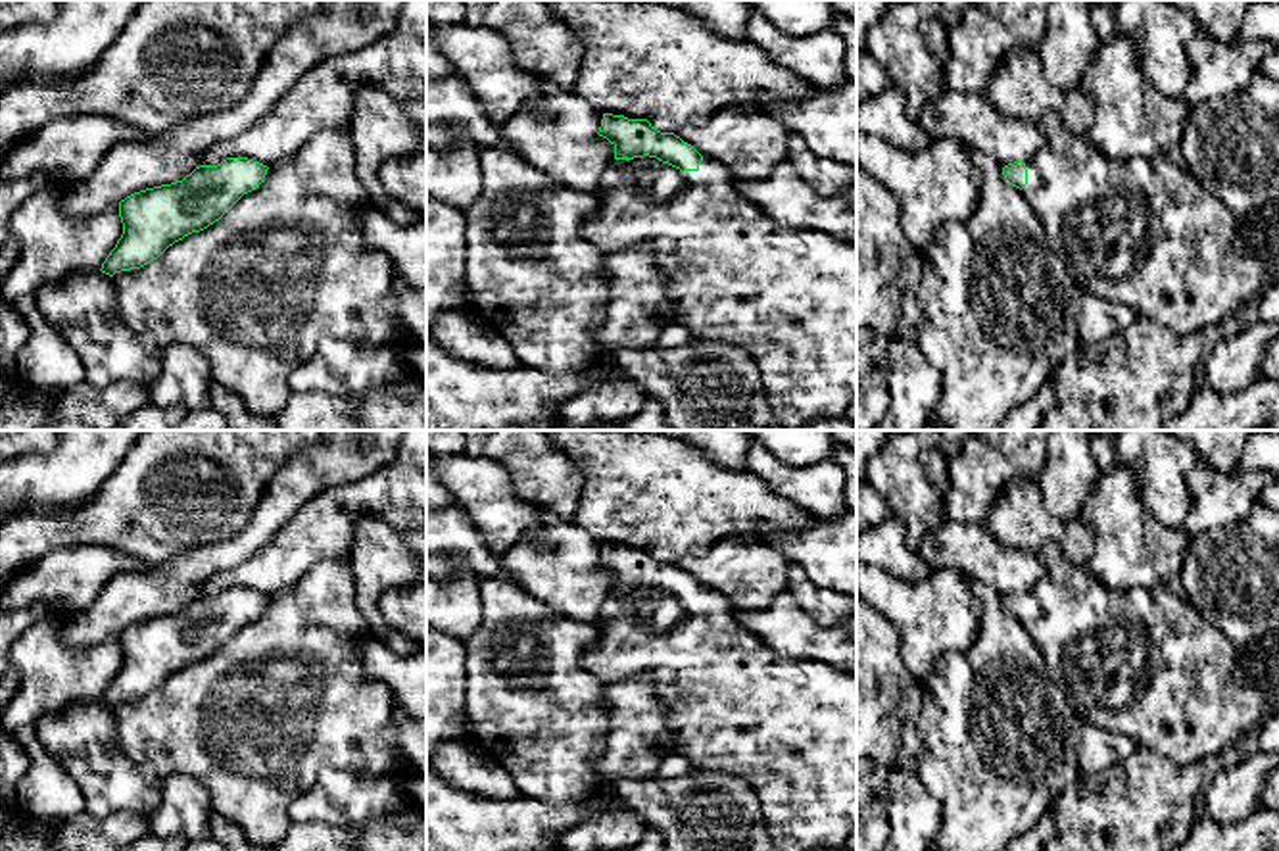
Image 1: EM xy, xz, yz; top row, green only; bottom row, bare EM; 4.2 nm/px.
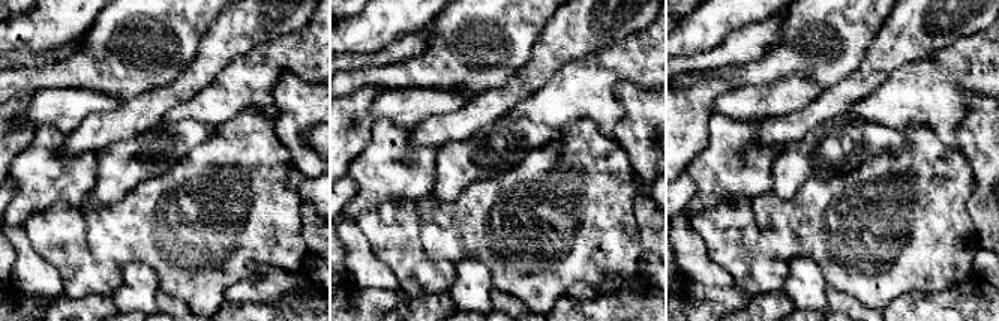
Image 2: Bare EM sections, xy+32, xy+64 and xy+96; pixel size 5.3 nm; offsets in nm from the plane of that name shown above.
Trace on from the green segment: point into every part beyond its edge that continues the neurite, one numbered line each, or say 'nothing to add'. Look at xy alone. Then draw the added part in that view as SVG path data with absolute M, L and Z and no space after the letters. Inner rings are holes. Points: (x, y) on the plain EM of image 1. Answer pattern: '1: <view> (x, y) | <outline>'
nothing to add

